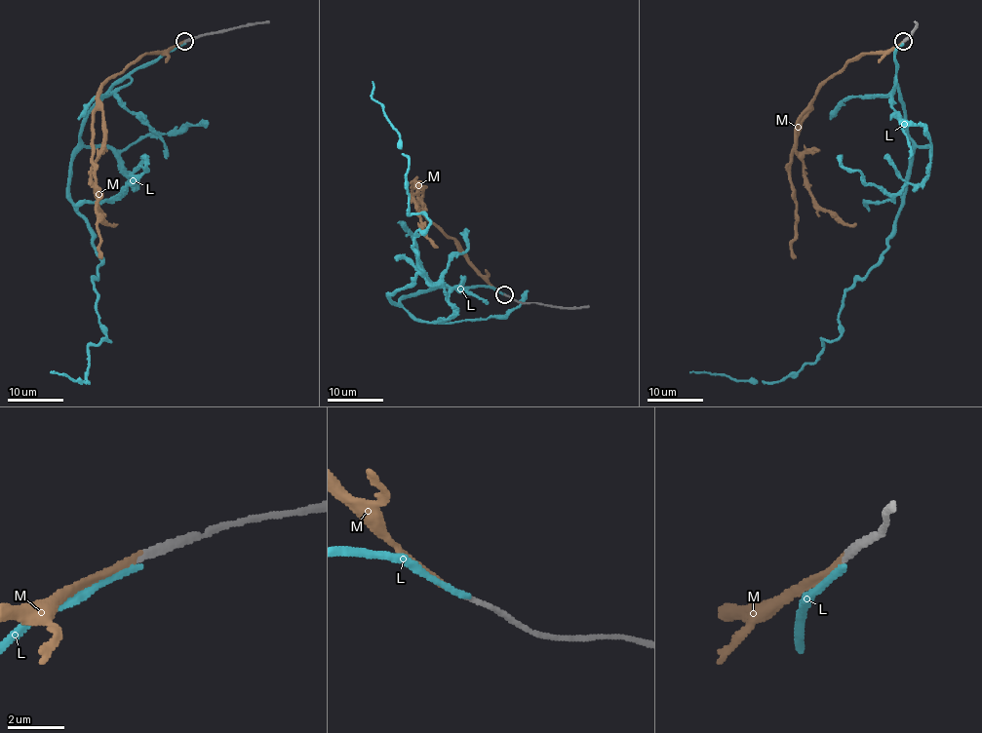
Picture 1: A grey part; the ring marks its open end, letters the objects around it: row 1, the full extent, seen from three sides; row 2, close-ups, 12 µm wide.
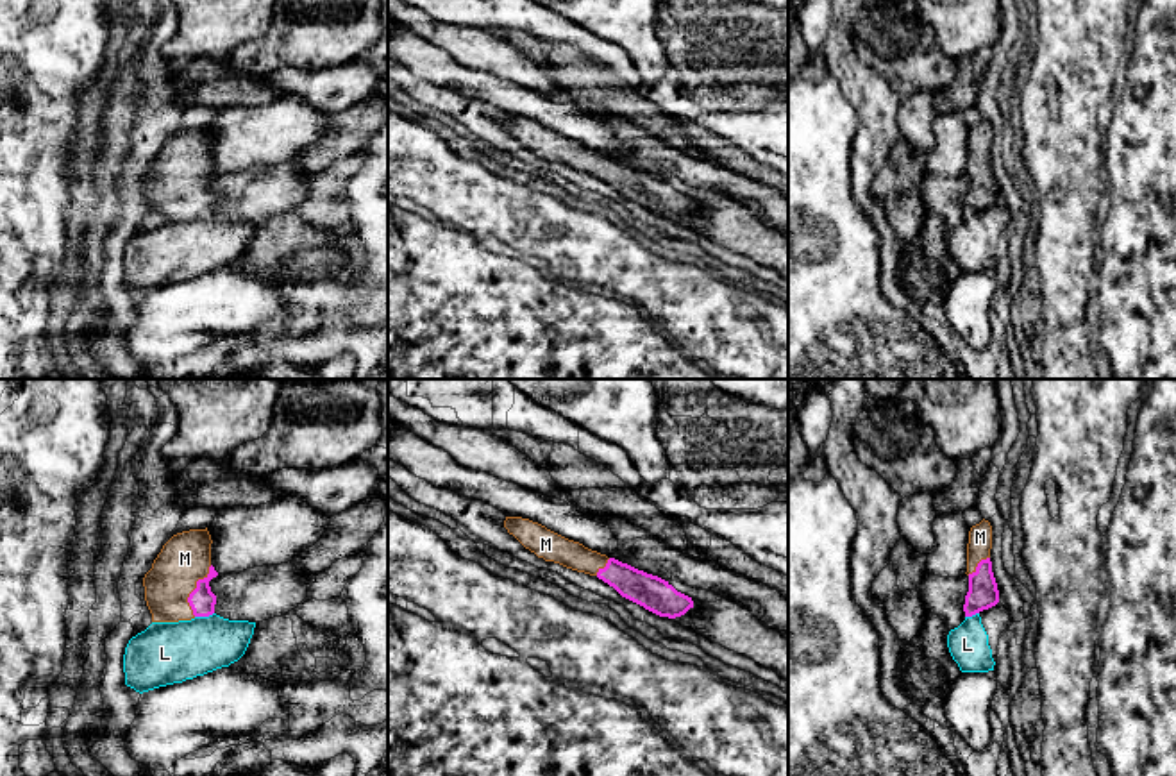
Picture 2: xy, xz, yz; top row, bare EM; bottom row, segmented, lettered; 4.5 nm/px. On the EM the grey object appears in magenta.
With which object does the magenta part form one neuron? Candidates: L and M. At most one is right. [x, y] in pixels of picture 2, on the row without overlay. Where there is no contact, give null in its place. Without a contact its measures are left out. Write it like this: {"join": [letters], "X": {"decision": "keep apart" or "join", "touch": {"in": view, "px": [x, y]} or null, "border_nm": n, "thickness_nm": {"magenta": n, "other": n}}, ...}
{"join": ["M"], "L": {"decision": "keep apart", "touch": {"in": "xy", "px": [204, 215]}, "border_nm": 90, "thickness_nm": {"magenta": 120, "other": 280}}, "M": {"decision": "join", "touch": {"in": "xy", "px": [193, 190]}, "border_nm": 240, "thickness_nm": {"magenta": 120, "other": 220}}}

